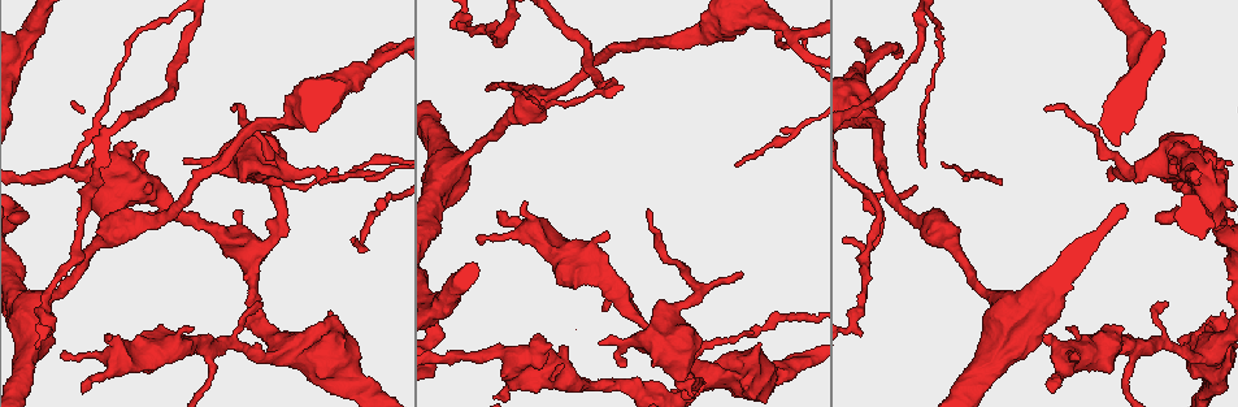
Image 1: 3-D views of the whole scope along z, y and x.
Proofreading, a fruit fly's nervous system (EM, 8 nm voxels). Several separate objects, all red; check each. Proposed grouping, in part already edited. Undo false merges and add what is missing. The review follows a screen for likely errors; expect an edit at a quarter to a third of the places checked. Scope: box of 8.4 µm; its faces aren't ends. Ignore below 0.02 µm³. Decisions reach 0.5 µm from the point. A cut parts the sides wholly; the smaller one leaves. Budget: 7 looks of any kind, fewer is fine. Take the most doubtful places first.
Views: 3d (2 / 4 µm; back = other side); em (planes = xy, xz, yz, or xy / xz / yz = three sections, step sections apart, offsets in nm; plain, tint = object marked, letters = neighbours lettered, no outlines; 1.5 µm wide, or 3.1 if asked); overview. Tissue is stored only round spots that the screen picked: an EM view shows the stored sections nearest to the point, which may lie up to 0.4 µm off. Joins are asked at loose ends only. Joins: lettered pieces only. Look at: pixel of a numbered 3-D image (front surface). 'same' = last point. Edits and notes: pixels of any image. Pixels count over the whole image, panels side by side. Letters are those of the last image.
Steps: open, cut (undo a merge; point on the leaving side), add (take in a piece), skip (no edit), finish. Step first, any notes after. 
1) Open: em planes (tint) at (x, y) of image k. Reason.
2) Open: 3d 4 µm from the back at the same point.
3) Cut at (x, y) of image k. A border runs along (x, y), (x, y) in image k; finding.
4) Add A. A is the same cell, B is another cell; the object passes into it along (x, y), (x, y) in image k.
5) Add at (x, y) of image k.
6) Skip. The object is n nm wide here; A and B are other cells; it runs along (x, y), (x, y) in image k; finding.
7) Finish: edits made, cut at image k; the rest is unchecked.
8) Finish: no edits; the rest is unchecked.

Open: em yz step 4 (letters) at (681, 359) of image 1. Thick turns thin.

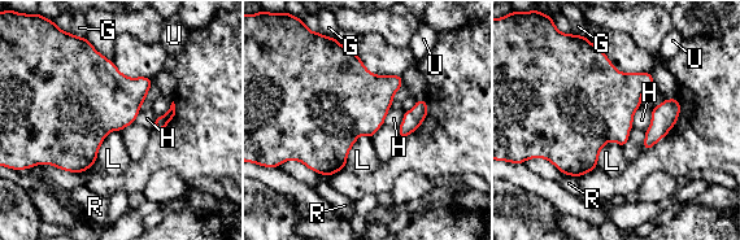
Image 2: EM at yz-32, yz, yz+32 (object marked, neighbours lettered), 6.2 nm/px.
Skip. G, H, L, R and U are other cells; all the same neuron.

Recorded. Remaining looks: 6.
Open: em planes (letters) at (923, 164) of image 1. Thin end.

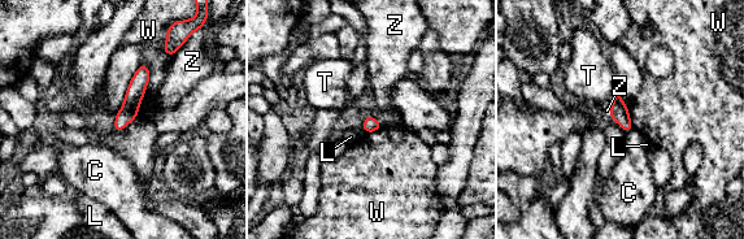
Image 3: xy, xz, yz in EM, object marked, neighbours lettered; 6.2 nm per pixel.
Skip. C, L, T, W and Z are other cells; a border runs along (143, 64), (149, 79), (135, 116) in image 3; none of them fits.

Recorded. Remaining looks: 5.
Open: 3d 2 µm at (234, 107) of image 1. Tapers out.

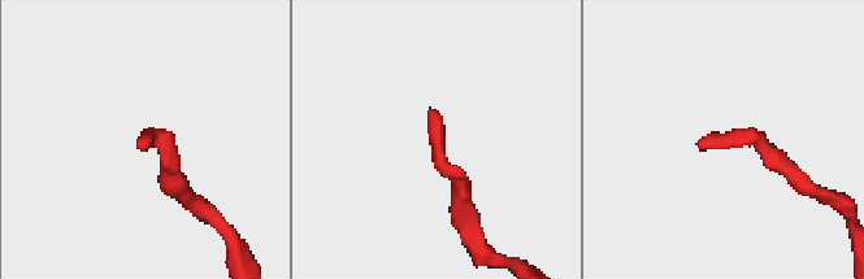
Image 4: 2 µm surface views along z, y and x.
Open: em planes (letters) at (696, 143) of image 4. Shape alone is not enough.

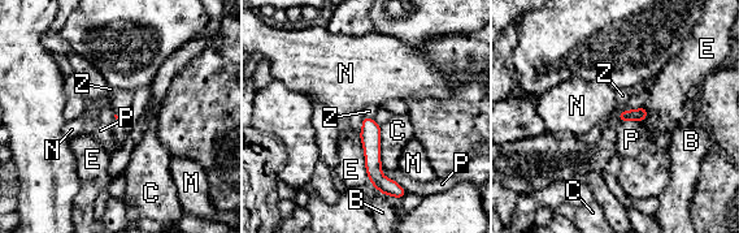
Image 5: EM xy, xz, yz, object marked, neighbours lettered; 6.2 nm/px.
Skip. B, C, E, M, N, P and Z are other cells; it runs along (365, 121), (374, 173), (391, 188) in image 5; no lettered piece goes on from it.

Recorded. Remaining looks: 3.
Finish: no edits; the rest is unchecked.

